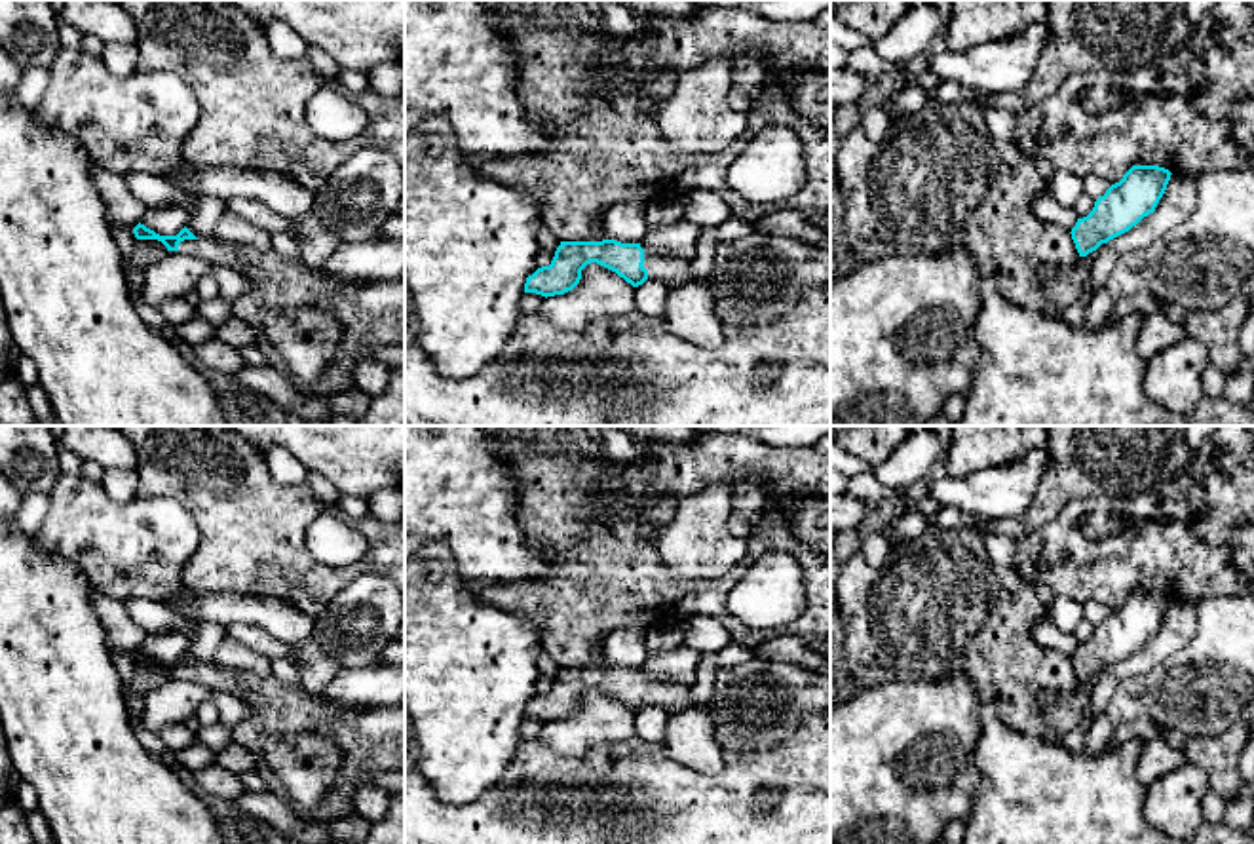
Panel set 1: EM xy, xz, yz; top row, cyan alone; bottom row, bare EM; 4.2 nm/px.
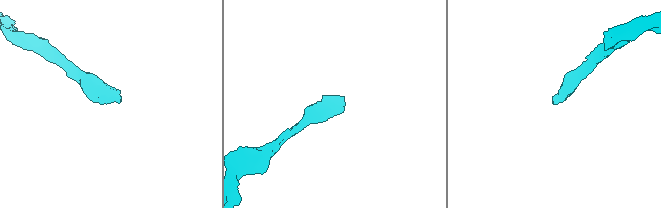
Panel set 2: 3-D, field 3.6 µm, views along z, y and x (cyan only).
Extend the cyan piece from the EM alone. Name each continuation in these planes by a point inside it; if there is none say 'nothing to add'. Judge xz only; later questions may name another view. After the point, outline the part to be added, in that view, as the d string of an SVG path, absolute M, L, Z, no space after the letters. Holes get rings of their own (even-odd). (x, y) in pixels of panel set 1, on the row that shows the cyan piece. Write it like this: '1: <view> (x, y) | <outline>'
1: xz (677, 272) | M644 251L642 266L648 270L648 279L659 279L671 289L680 289L695 281L692 260L684 260L669 253Z

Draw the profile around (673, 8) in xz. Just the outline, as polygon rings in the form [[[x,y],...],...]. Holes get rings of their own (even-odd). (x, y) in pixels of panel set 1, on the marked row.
[[[614,0],[618,4],[623,4],[635,11],[642,13],[661,13],[669,17],[688,19],[695,11],[699,11],[699,6],[692,0]]]

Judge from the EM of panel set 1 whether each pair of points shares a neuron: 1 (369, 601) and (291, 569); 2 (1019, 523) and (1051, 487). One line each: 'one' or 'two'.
1: two
2: one

